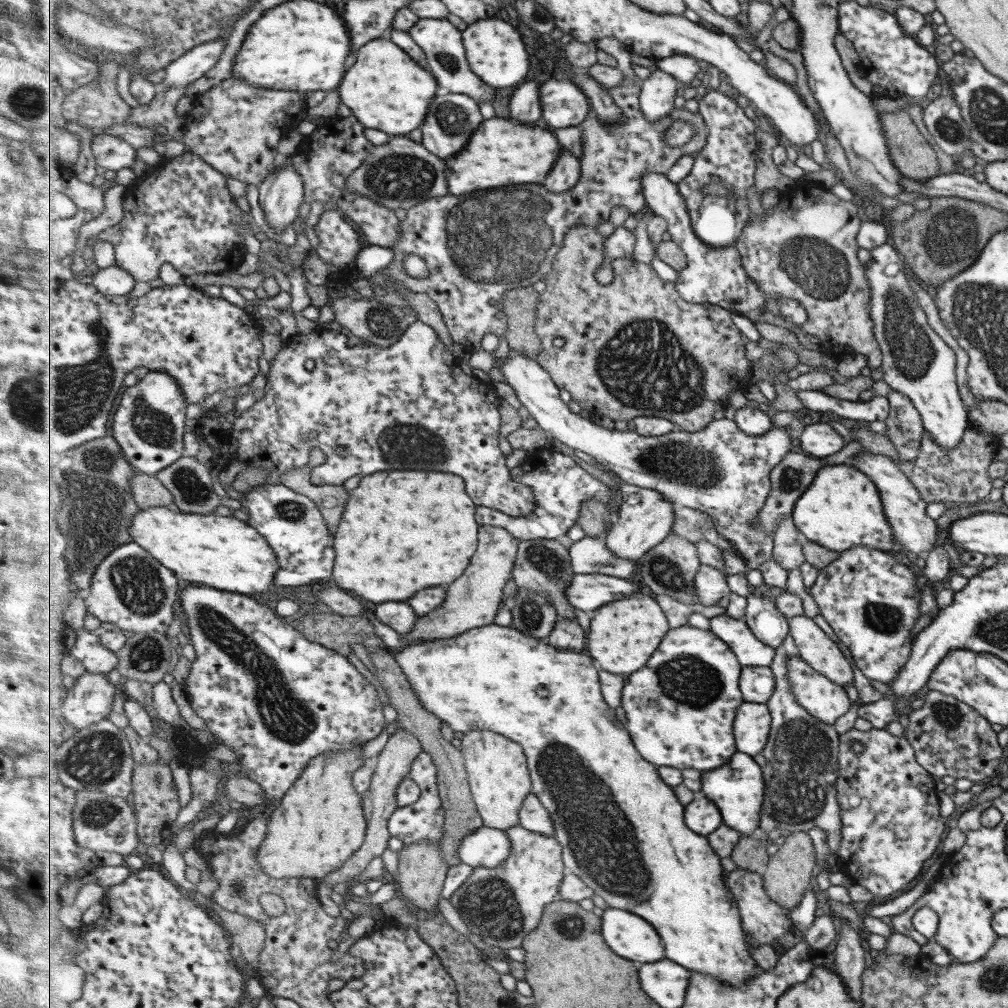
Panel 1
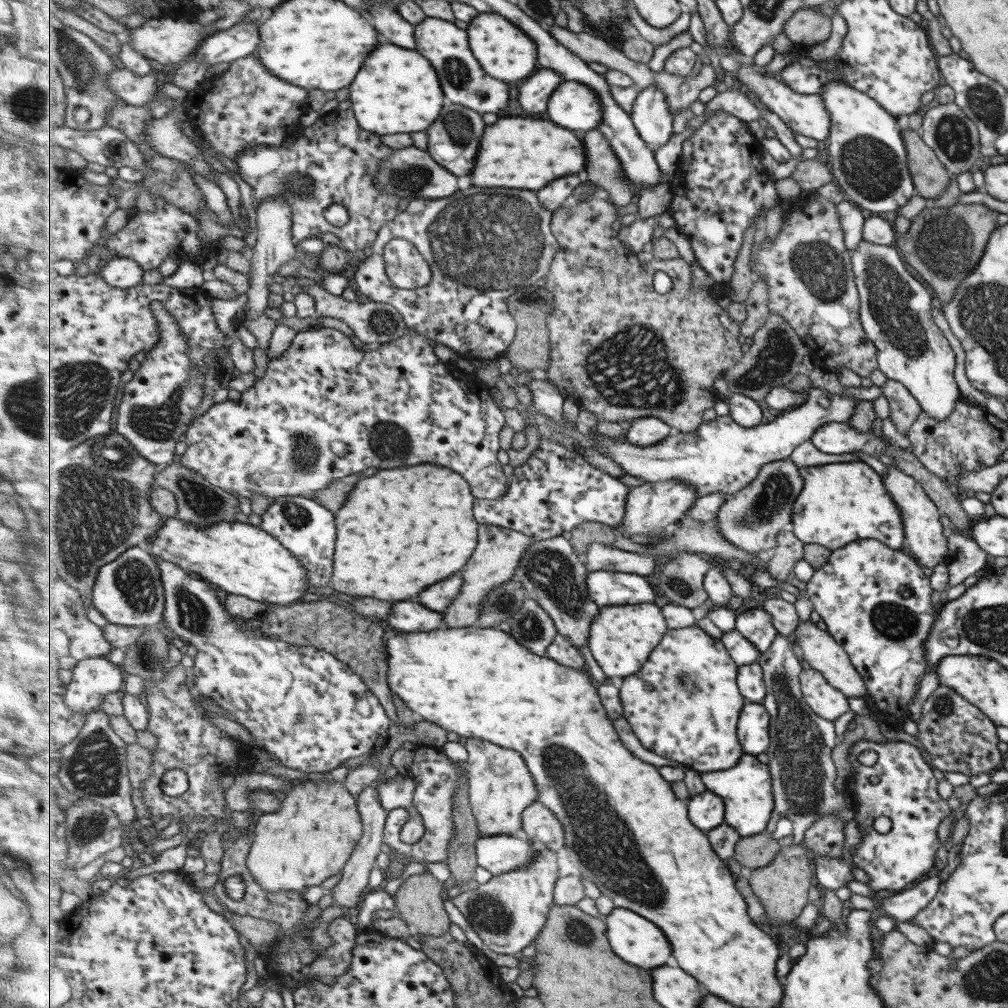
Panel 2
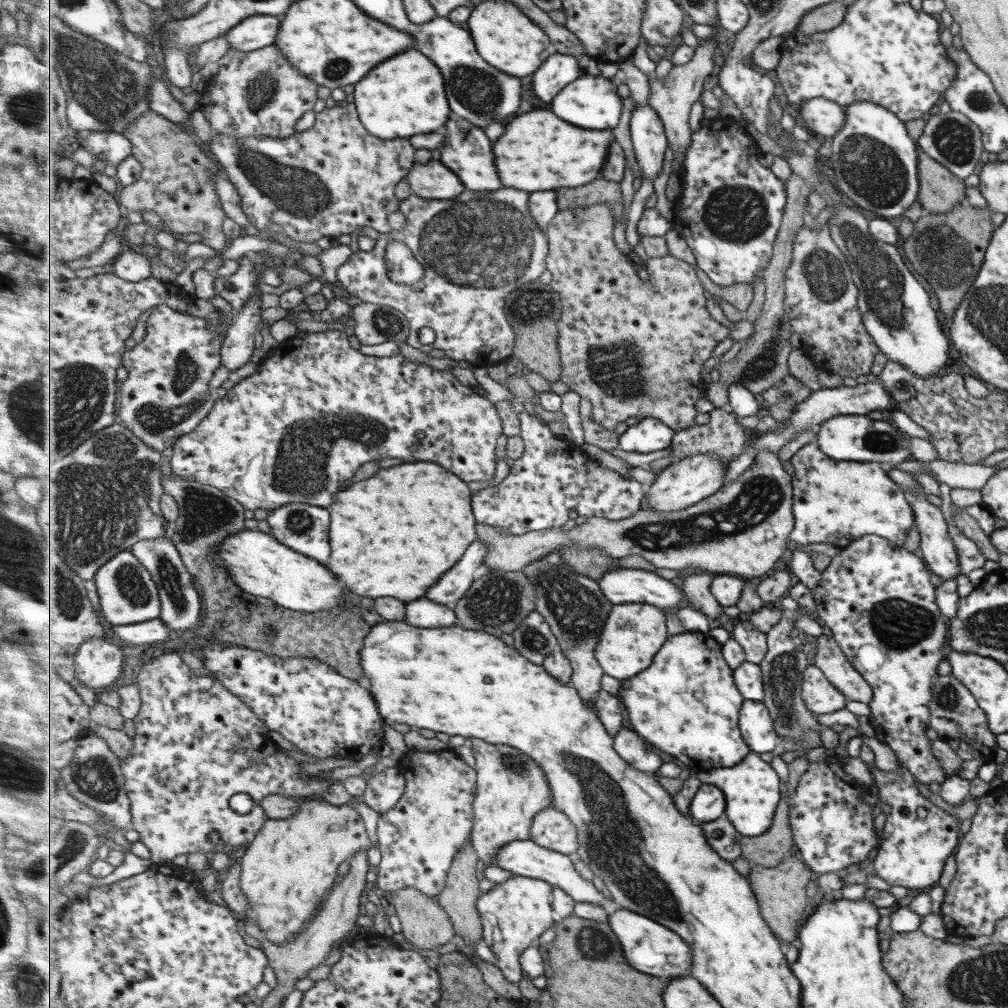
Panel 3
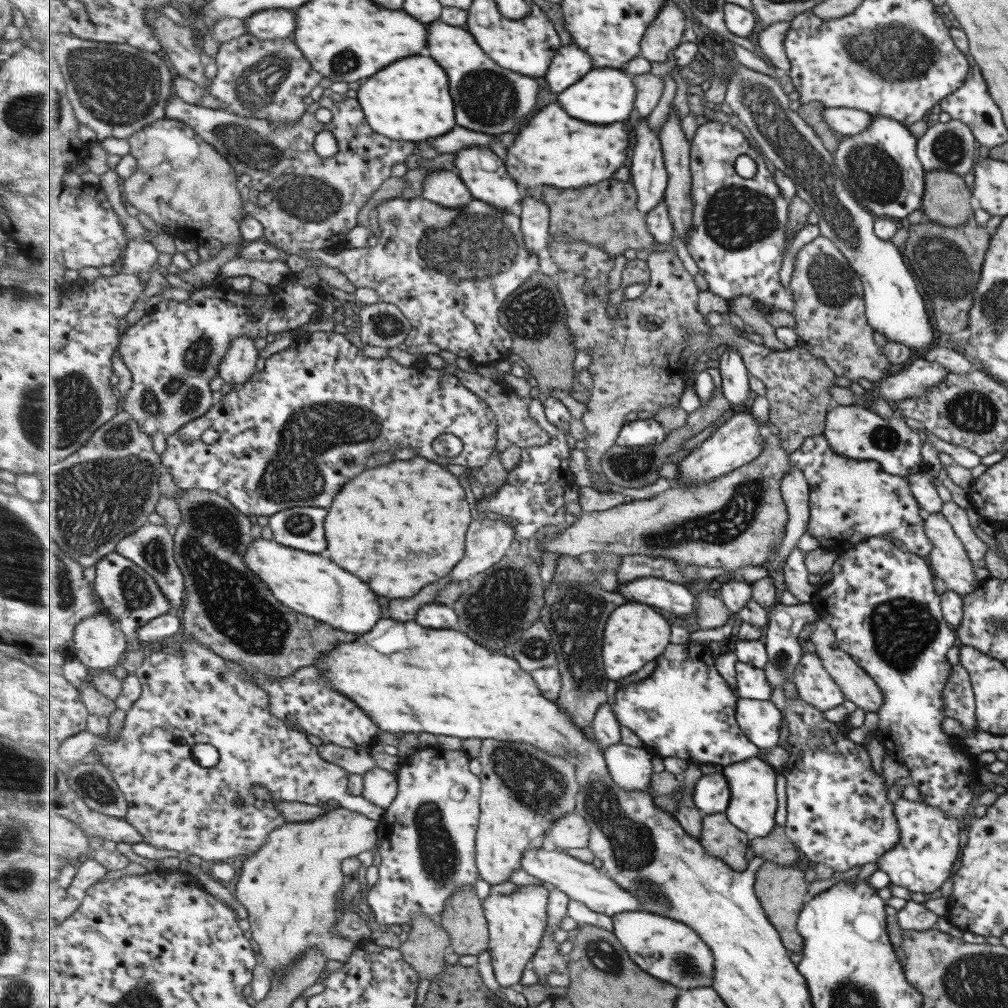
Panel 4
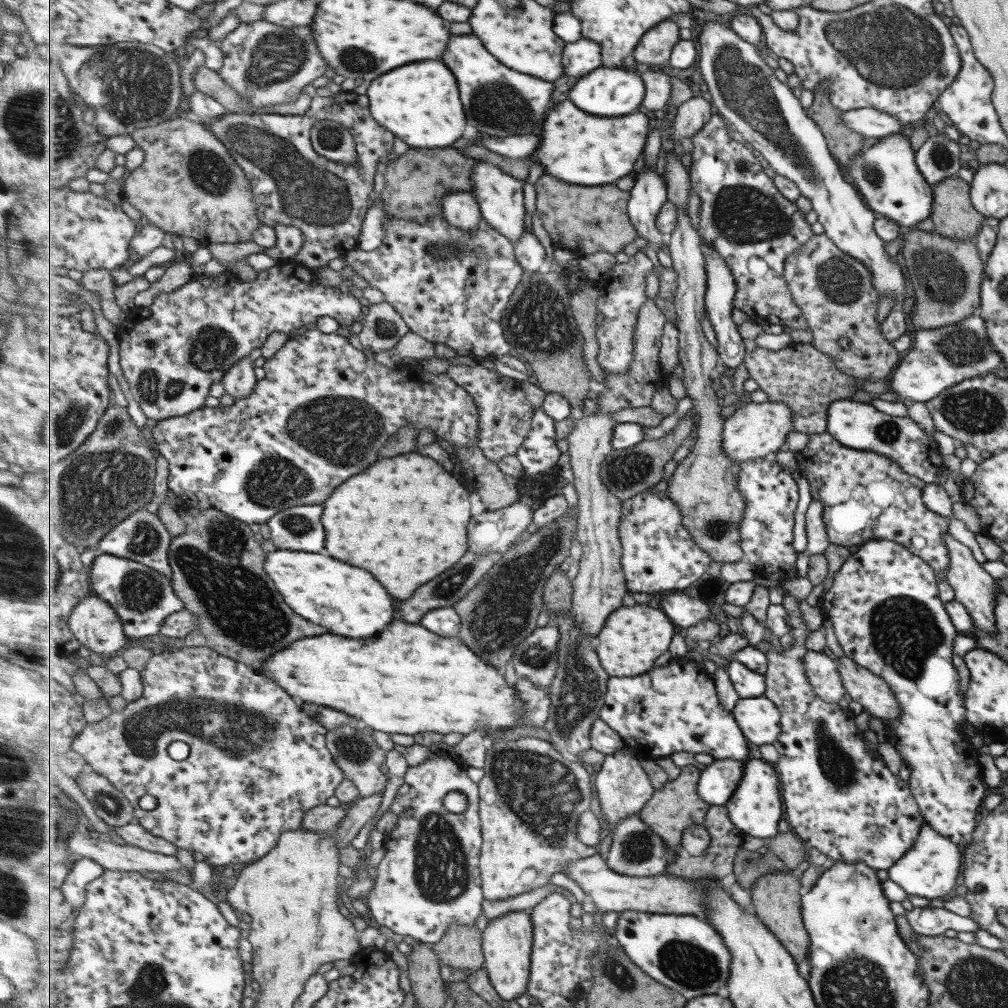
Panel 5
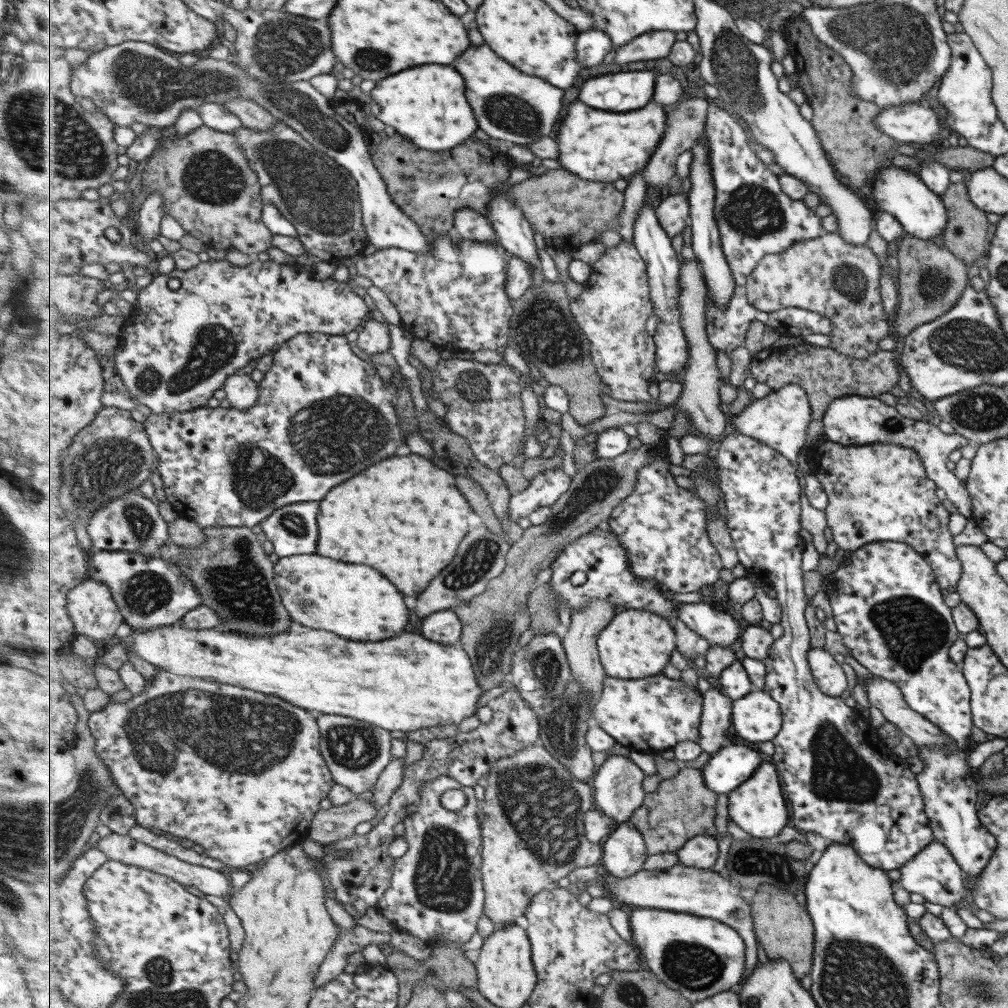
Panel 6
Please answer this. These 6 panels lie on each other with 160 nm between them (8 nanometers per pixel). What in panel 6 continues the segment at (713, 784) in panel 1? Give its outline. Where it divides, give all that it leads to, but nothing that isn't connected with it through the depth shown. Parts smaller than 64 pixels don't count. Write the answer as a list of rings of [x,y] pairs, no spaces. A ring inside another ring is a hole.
[[[770,760],[759,768],[738,789],[731,792],[729,799],[730,819],[746,833],[755,838],[774,840],[777,834],[789,824],[789,802],[783,794],[784,785],[778,767]]]

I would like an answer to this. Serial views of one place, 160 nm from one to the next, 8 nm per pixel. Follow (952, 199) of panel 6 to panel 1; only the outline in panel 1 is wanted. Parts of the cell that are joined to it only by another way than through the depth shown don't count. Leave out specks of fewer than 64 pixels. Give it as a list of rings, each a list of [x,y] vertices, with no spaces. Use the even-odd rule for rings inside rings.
[[[897,109],[893,112],[877,111],[877,113],[890,161],[901,175],[915,182],[922,183],[928,178],[941,174],[937,165],[935,152],[919,133],[919,130],[917,130],[915,124],[911,121],[909,115],[907,115],[907,110]]]

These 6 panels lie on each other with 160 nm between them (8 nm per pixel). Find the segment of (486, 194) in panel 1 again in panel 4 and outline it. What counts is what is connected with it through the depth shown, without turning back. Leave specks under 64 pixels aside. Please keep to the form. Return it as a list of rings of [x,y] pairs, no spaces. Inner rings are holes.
[[[393,198],[387,199],[378,205],[378,221],[381,229],[378,244],[374,247],[360,247],[358,249],[345,249],[339,254],[328,254],[327,250],[310,250],[308,252],[309,259],[318,260],[327,267],[337,269],[355,286],[359,288],[372,288],[379,293],[379,298],[383,302],[390,302],[397,305],[412,322],[412,330],[410,337],[406,342],[409,347],[423,346],[423,344],[434,344],[441,348],[442,352],[450,351],[455,356],[461,356],[468,360],[473,360],[479,367],[493,366],[493,362],[501,362],[504,358],[508,358],[512,354],[515,340],[510,334],[509,329],[502,325],[501,312],[502,306],[505,304],[507,297],[511,296],[520,286],[539,272],[541,260],[539,256],[533,256],[533,253],[527,248],[525,240],[523,240],[523,230],[521,230],[521,216],[515,214],[507,214],[503,210],[496,210],[495,206],[481,199],[473,199],[473,202],[467,208],[445,208],[439,204],[423,198]]]

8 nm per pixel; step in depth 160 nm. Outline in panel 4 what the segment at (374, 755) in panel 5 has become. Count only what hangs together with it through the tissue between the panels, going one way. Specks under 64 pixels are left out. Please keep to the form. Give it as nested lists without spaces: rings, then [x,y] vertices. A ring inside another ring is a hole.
[[[374,766],[363,774],[363,794],[361,796],[369,802],[388,809],[398,797],[398,774]]]

